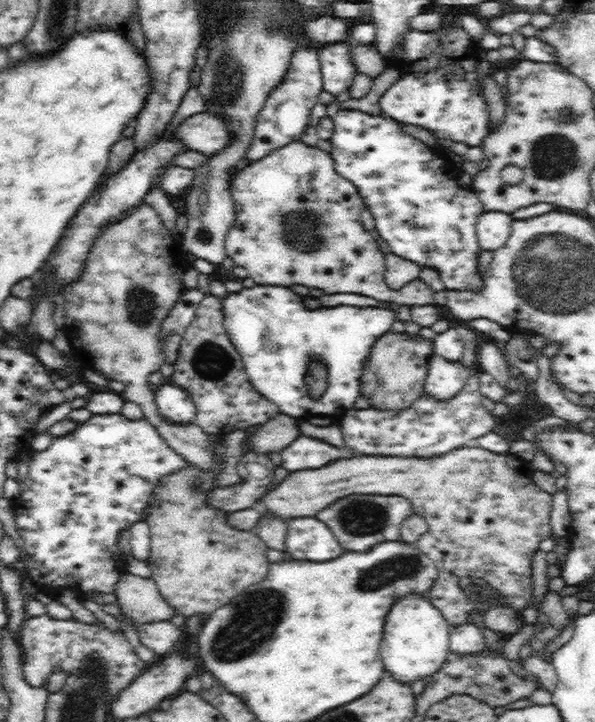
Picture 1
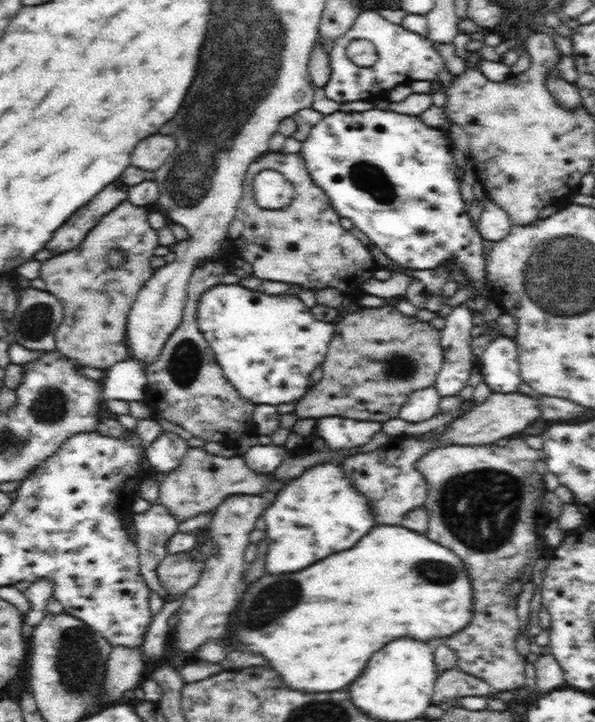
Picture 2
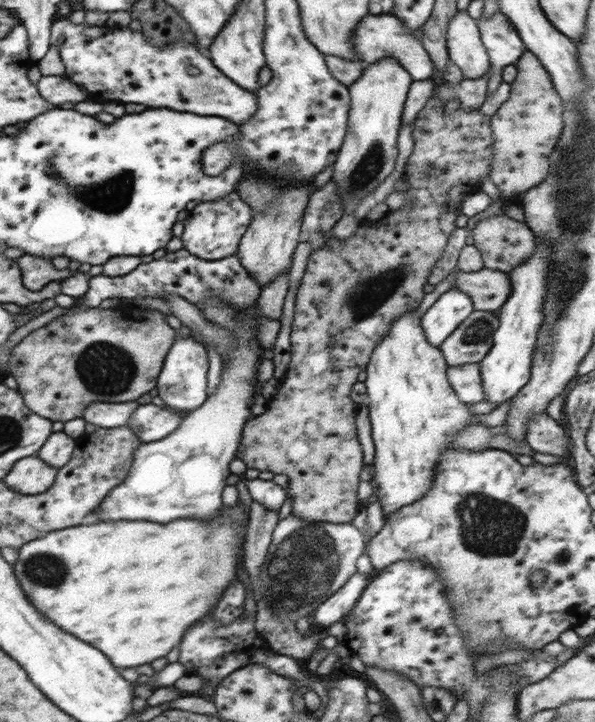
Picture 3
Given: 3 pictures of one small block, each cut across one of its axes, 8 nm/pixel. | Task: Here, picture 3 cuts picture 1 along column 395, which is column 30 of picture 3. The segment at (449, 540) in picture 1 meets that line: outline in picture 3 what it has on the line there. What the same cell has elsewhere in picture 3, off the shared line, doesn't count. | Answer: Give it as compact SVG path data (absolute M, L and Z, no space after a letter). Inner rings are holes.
M26 457L17 461L12 472L4 477L2 481L10 489L18 491L23 495L37 495L45 493L53 488L53 482L56 480L58 469L50 466L43 459Z

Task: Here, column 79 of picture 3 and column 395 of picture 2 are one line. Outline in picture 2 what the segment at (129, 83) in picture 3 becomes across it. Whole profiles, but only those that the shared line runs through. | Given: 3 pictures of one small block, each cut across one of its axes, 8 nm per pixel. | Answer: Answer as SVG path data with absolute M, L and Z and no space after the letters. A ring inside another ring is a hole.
M374 9L362 11L353 22L352 28L337 39L330 47L329 79L323 86L326 97L337 103L351 103L359 100L377 100L378 94L390 92L398 85L406 85L412 81L440 82L441 86L451 84L452 76L446 69L444 60L430 42L428 36L420 35L416 31L407 30L399 24L394 24L382 17ZM366 39L376 47L378 61L370 68L360 68L350 58L345 56L346 49L353 40Z

